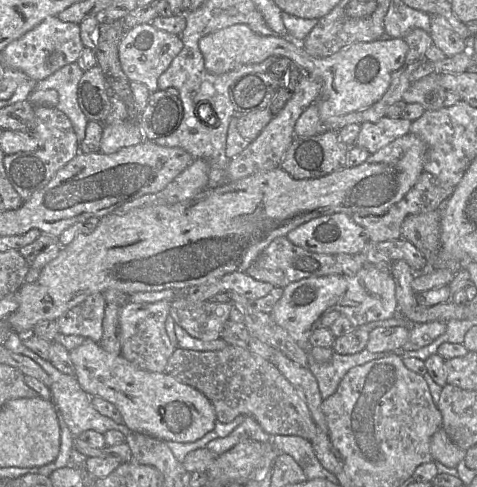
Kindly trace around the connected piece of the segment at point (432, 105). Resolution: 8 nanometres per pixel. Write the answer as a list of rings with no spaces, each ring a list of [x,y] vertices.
[[[438,73],[430,74],[420,80],[412,82],[404,92],[402,101],[406,103],[419,103],[425,110],[439,110],[444,106],[446,89],[440,84]]]

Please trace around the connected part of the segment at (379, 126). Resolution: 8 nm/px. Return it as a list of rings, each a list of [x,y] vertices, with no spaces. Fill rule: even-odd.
[[[387,116],[377,122],[365,122],[361,124],[355,145],[366,149],[370,154],[376,153],[397,138],[410,133],[412,122]]]

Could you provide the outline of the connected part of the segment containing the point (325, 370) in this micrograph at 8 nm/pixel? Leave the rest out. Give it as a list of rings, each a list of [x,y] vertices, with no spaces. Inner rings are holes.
[[[366,348],[352,355],[335,353],[329,362],[320,363],[307,352],[308,368],[317,380],[323,400],[335,393],[346,373],[357,365],[363,365],[371,360],[382,358],[392,352],[372,353]]]

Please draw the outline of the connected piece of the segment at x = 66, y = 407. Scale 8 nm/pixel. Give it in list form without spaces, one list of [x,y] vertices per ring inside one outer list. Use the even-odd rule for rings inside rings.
[[[11,331],[9,337],[3,345],[15,353],[29,357],[47,372],[51,379],[51,400],[55,405],[56,410],[58,410],[62,415],[66,426],[74,437],[79,436],[79,434],[86,430],[94,430],[102,434],[109,430],[117,430],[120,431],[124,437],[131,432],[124,423],[117,424],[111,418],[100,414],[91,404],[92,396],[88,395],[81,388],[76,377],[74,375],[62,373],[50,361],[43,359],[38,354],[27,348],[22,342],[23,336],[24,335],[19,335],[18,333]]]

